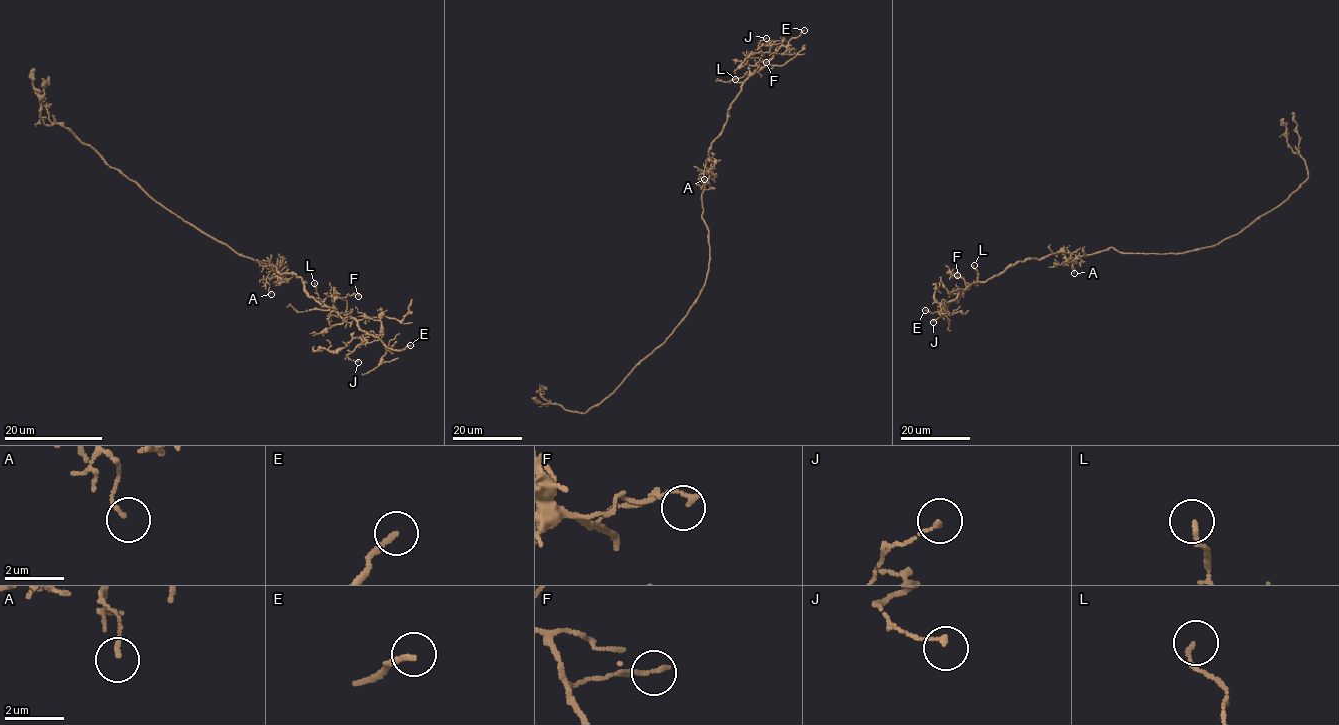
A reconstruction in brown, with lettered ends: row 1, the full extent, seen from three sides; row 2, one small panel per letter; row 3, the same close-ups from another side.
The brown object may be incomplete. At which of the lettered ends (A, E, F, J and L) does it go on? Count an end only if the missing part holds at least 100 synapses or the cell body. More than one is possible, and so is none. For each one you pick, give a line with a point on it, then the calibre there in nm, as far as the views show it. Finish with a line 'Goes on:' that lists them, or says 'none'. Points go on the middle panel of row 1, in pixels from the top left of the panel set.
E: at (804, 30); 190 nm thick
Goes on: E

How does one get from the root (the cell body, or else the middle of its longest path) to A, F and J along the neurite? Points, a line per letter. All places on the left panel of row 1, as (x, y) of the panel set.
A: (276, 267), (267, 258), (267, 268), (273, 273), (266, 279), (271, 294)
F: (276, 267), (267, 258), (267, 268), (299, 277), (310, 296), (337, 312), (347, 310), (347, 296), (358, 296)
J: (276, 267), (267, 258), (267, 268), (299, 277), (321, 306), (350, 316), (366, 333), (347, 355), (358, 362)

